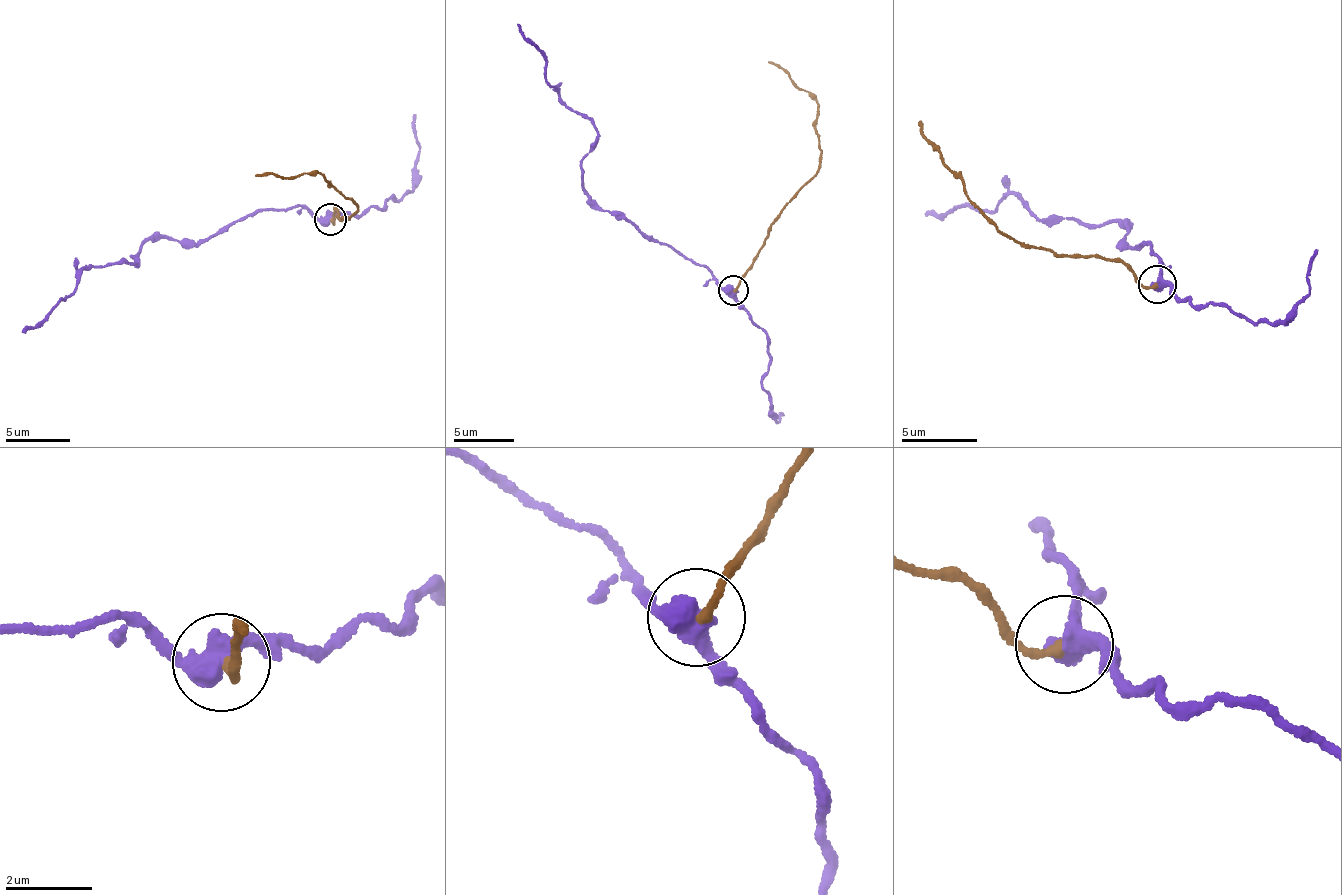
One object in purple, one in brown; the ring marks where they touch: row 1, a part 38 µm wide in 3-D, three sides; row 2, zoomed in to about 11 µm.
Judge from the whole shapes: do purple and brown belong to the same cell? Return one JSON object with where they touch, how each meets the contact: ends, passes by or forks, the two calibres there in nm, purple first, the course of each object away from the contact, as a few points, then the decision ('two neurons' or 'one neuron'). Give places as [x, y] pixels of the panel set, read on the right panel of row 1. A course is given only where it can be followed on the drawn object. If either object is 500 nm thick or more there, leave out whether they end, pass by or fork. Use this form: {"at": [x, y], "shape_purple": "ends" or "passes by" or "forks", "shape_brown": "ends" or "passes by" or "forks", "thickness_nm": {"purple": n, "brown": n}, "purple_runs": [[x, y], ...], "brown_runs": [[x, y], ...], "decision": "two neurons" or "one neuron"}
{"at": [1157, 284], "thickness_nm": {"purple": 500, "brown": 240}, "purple_runs": [[1156, 284], [1162, 277], [1152, 242], [1127, 248], [1121, 223], [1033, 215], [1014, 195], [992, 211], [924, 213]], "brown_runs": [[1156, 284], [1142, 285], [1101, 255], [1065, 254], [1039, 250], [997, 227], [975, 207], [919, 123]], "decision": "two neurons"}

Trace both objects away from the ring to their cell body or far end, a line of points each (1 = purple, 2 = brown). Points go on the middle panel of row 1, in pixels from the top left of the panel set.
1: (734, 289), (719, 288), (709, 273), (598, 209), (582, 159), (596, 130), (547, 82), (547, 57), (518, 23)
2: (734, 289), (763, 246), (772, 221), (816, 173), (821, 151), (816, 102), (768, 61)

